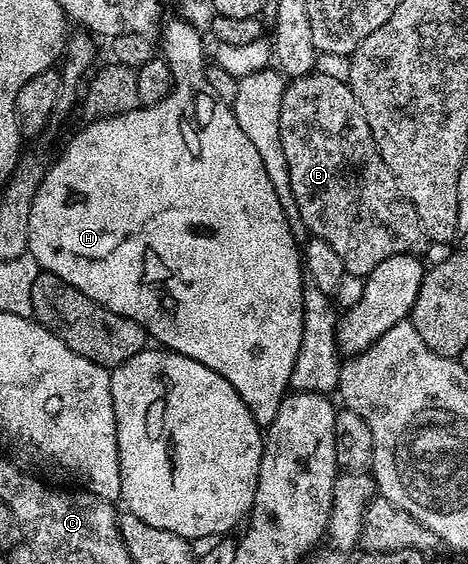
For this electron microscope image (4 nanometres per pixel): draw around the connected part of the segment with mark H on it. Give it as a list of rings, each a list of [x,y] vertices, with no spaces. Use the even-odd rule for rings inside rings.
[[[167,20],[165,24],[161,26],[160,37],[163,37],[166,41],[190,41],[190,53],[186,53],[182,57],[182,61],[186,65],[175,64],[173,66],[174,83],[170,94],[164,99],[160,99],[160,103],[156,103],[155,105],[144,105],[137,109],[133,109],[132,111],[128,111],[124,115],[105,117],[99,121],[83,124],[83,129],[63,147],[62,154],[60,154],[54,162],[52,160],[49,162],[44,179],[40,183],[40,187],[32,199],[32,215],[28,215],[28,243],[30,244],[28,253],[38,261],[45,272],[56,275],[60,279],[64,279],[64,283],[72,283],[72,287],[76,287],[76,291],[84,291],[84,295],[88,295],[88,299],[92,299],[96,303],[108,307],[108,311],[116,311],[116,315],[124,315],[128,319],[140,323],[140,327],[144,327],[147,334],[149,334],[153,340],[154,337],[158,340],[155,342],[157,342],[159,346],[169,349],[171,353],[184,355],[188,359],[196,359],[196,363],[204,363],[204,367],[212,367],[212,371],[216,371],[216,375],[224,375],[224,379],[228,379],[228,383],[232,383],[232,387],[236,387],[236,395],[240,395],[240,399],[244,399],[248,411],[252,411],[252,419],[256,419],[256,423],[259,427],[265,427],[272,423],[272,419],[276,419],[276,411],[280,407],[280,403],[283,399],[286,398],[287,392],[290,389],[292,367],[296,367],[296,355],[300,355],[300,339],[304,335],[304,303],[302,302],[302,290],[304,288],[304,257],[300,252],[299,238],[288,227],[288,219],[280,207],[280,199],[276,199],[276,187],[272,187],[272,179],[268,179],[268,171],[264,171],[264,162],[260,159],[260,154],[256,151],[256,146],[252,144],[252,139],[248,139],[248,135],[244,135],[244,131],[240,131],[240,123],[236,123],[233,108],[231,108],[227,102],[225,105],[225,103],[214,94],[214,89],[210,86],[210,81],[206,78],[205,71],[198,69],[202,65],[202,37],[198,34],[197,27],[189,25],[186,21],[169,21],[170,20]]]

